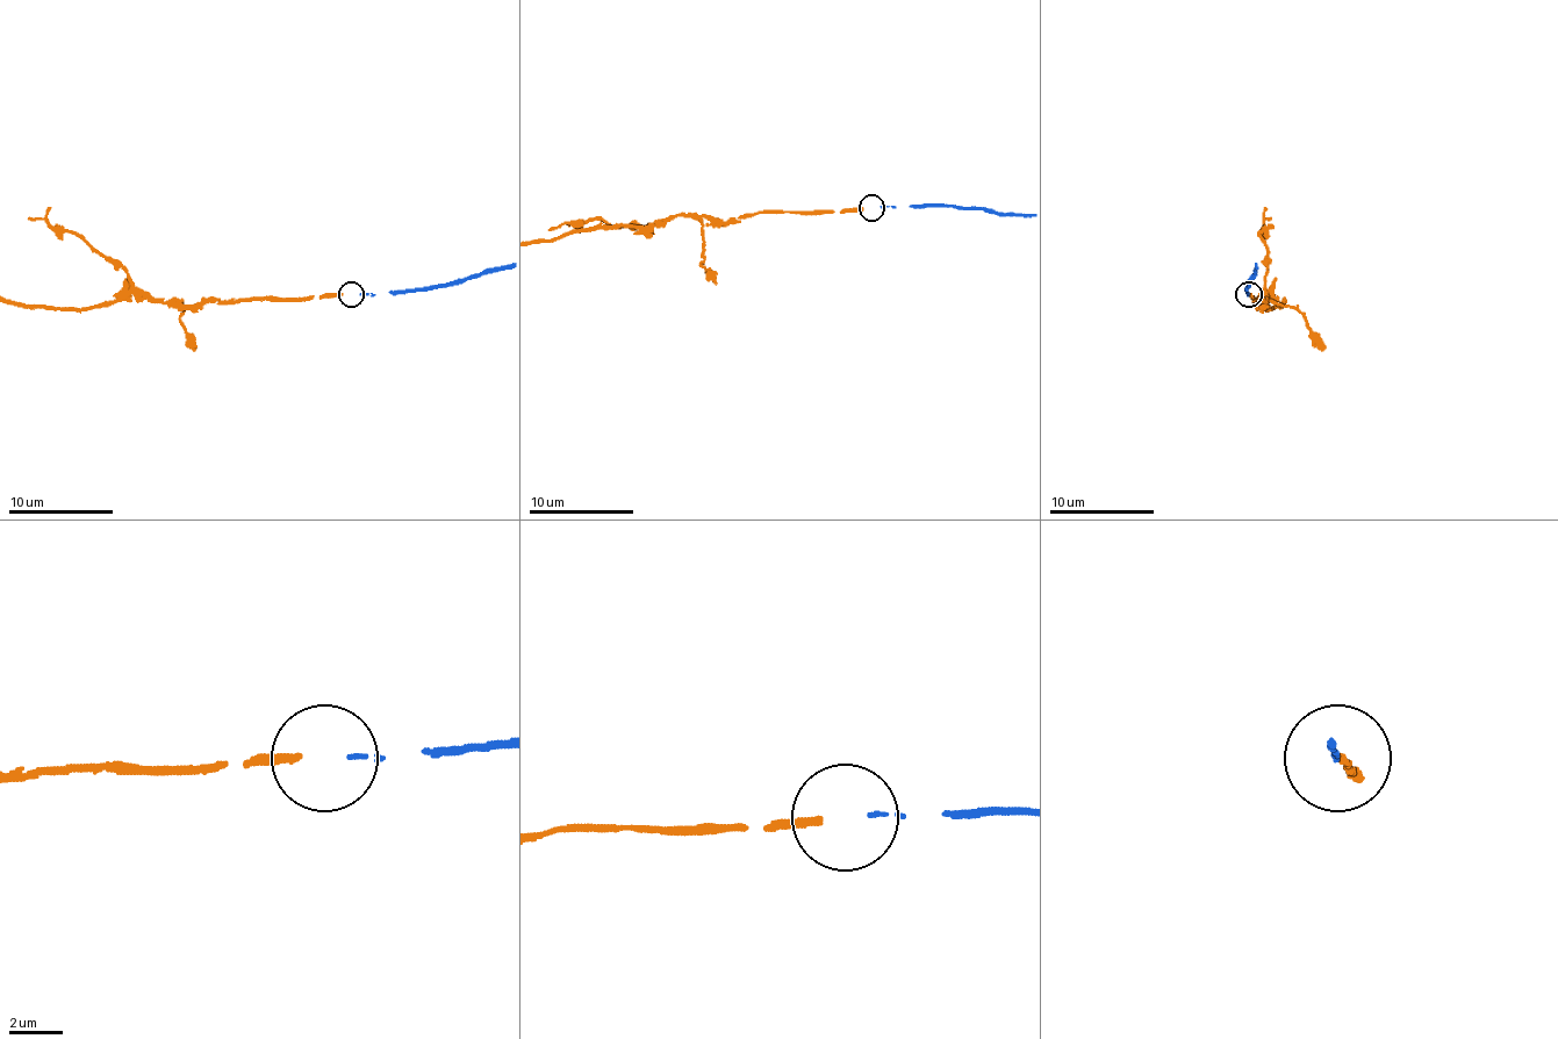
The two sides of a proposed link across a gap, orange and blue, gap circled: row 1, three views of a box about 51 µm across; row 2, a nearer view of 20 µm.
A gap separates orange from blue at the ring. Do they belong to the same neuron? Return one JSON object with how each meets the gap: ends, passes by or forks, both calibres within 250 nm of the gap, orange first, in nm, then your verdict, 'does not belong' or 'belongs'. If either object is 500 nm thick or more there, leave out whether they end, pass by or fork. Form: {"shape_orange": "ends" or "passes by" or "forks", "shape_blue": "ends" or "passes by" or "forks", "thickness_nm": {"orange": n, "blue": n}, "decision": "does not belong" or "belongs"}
{"shape_orange": "ends", "shape_blue": "ends", "thickness_nm": {"orange": 280, "blue": 150}, "decision": "belongs"}

